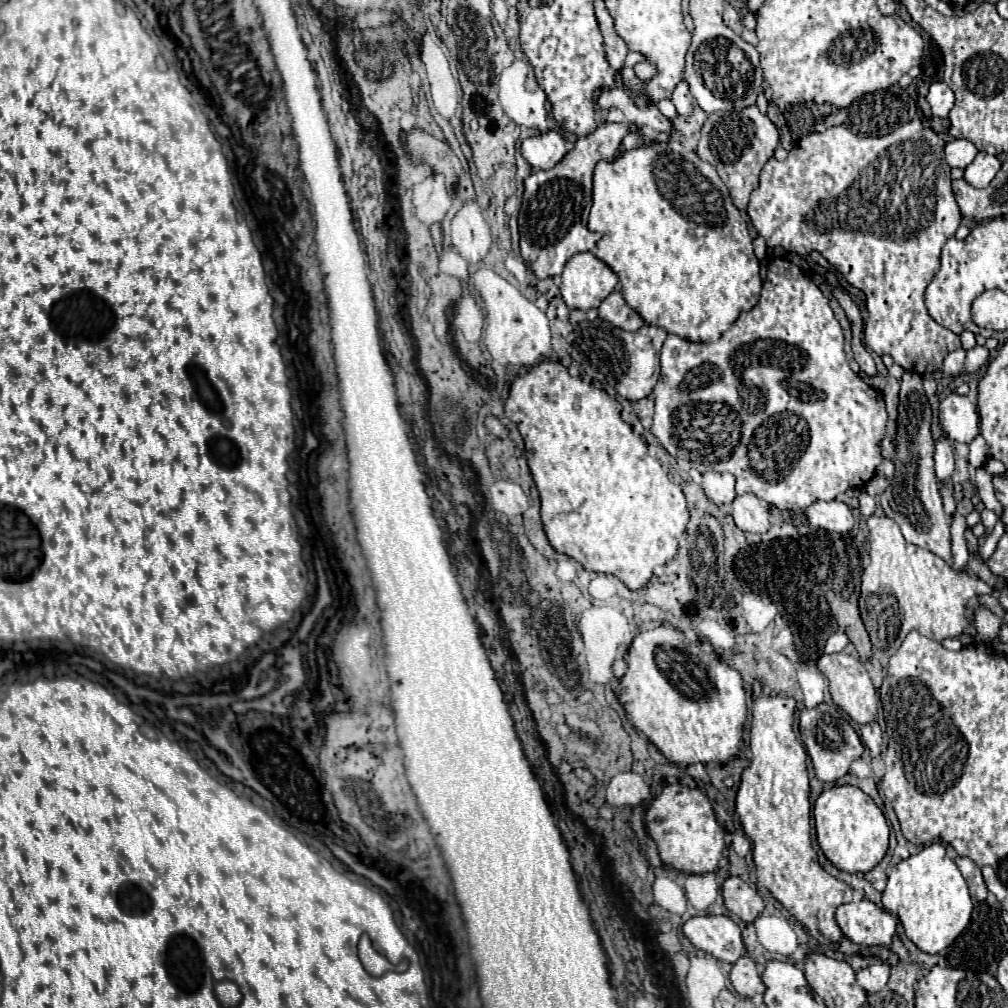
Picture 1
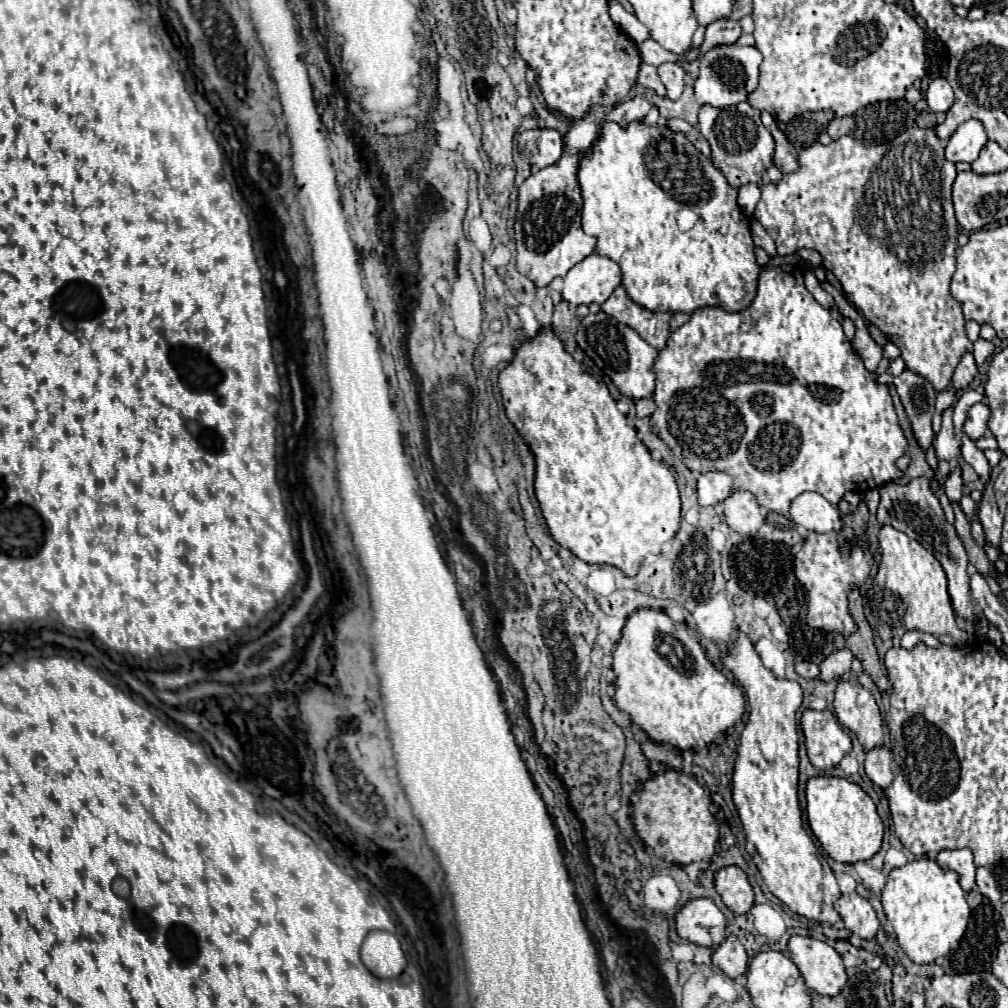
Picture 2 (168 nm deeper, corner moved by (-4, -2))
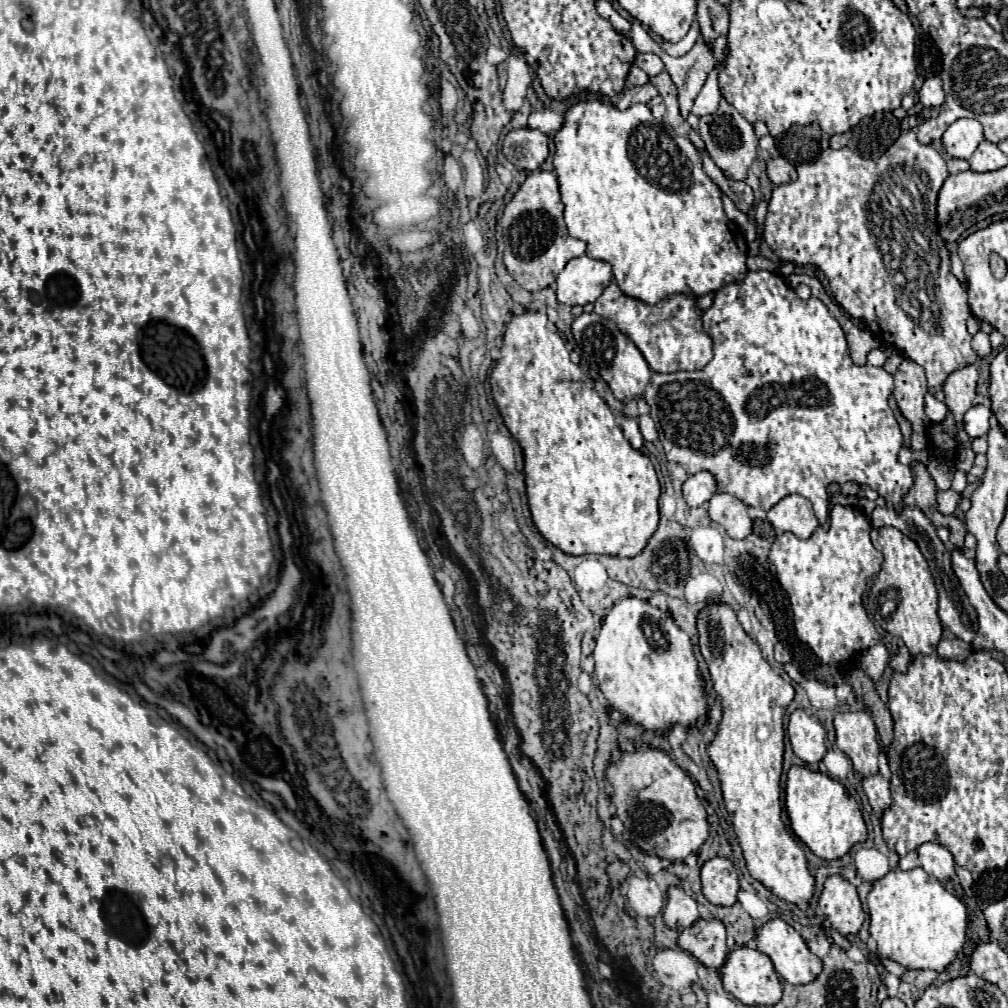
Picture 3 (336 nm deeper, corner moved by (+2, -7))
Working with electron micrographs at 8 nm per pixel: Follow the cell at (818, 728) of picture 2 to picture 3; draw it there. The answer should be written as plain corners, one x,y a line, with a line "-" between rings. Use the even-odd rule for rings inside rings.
794,710
788,720
788,738
794,754
806,764
818,764
828,752
826,728
806,710

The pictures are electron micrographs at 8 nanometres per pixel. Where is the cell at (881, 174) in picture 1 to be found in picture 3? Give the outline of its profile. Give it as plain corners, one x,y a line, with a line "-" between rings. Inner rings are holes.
914,130
902,134
878,160
866,160
866,158
854,154
850,148
840,148
840,150
828,148
814,162
800,164
798,166
798,178
794,182
780,184
780,186
776,186
772,190
772,200
770,200
770,206
768,206
766,220
764,220
764,240
772,248
772,252
780,260
790,260
794,264
814,264
816,268
820,268
824,272
824,276
830,280
830,292
838,300
838,304
852,318
866,320
870,332
880,342
886,336
892,338
892,344
900,350
900,354
904,358
908,358
908,360
916,362
918,366
922,366
924,372
926,372
930,390
940,390
942,384
944,384
944,380
948,378
948,374
952,374
954,370
964,368
968,364
974,364
978,360
978,356
974,354
974,350
970,346
972,336
966,332
966,320
970,316
968,304
966,304
966,288
952,274
952,270
950,270
950,252
946,248
946,242
938,236
938,222
936,222
936,214
938,212
936,212
936,204
938,204
938,192
940,192
940,188
942,188
942,184
944,184
946,178
948,178
948,168
946,168
944,156
940,152
936,152
932,146
920,144

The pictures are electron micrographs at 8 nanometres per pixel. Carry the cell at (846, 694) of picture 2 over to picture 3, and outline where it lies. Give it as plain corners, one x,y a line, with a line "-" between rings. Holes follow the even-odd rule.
866,710
842,712
834,716
836,744
848,754
854,770
862,776
878,772
878,732

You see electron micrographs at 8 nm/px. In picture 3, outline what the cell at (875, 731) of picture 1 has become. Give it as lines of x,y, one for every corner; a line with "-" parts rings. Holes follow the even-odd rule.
880,772
862,778
862,788
864,788
864,792
866,792
868,800
870,800
870,806
876,812
884,812
888,808
888,804
892,802
888,786
890,786
888,780

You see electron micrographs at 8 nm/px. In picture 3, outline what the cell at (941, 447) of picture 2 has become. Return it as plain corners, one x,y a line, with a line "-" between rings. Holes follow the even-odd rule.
928,392
928,396
926,396
926,416
932,420
932,422
940,422
940,420
944,420
946,418
946,414
948,414
948,408
946,408
946,404
944,402
938,402
930,392

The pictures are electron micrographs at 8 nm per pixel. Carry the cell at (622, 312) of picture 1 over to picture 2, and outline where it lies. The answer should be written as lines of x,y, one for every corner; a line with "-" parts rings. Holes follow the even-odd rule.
624,285
616,287
614,293
602,303
602,311
618,319
620,323
632,327
646,343
650,343
658,351
662,351
666,347
666,341
670,339
672,313
640,307
628,297

